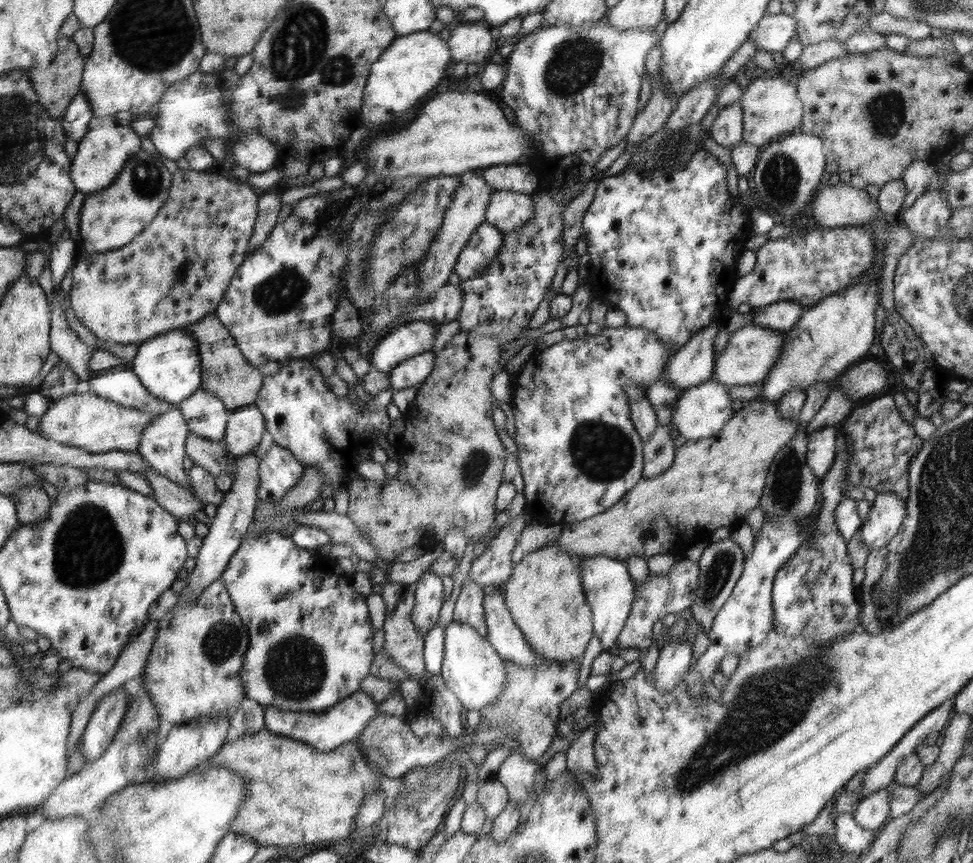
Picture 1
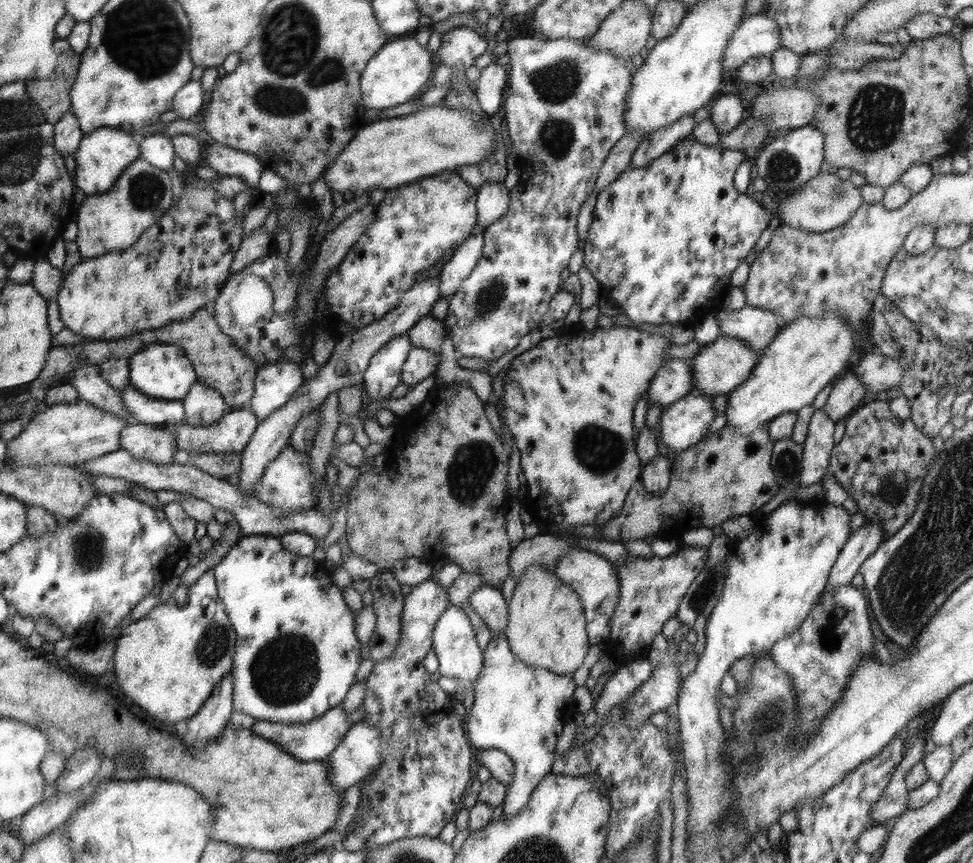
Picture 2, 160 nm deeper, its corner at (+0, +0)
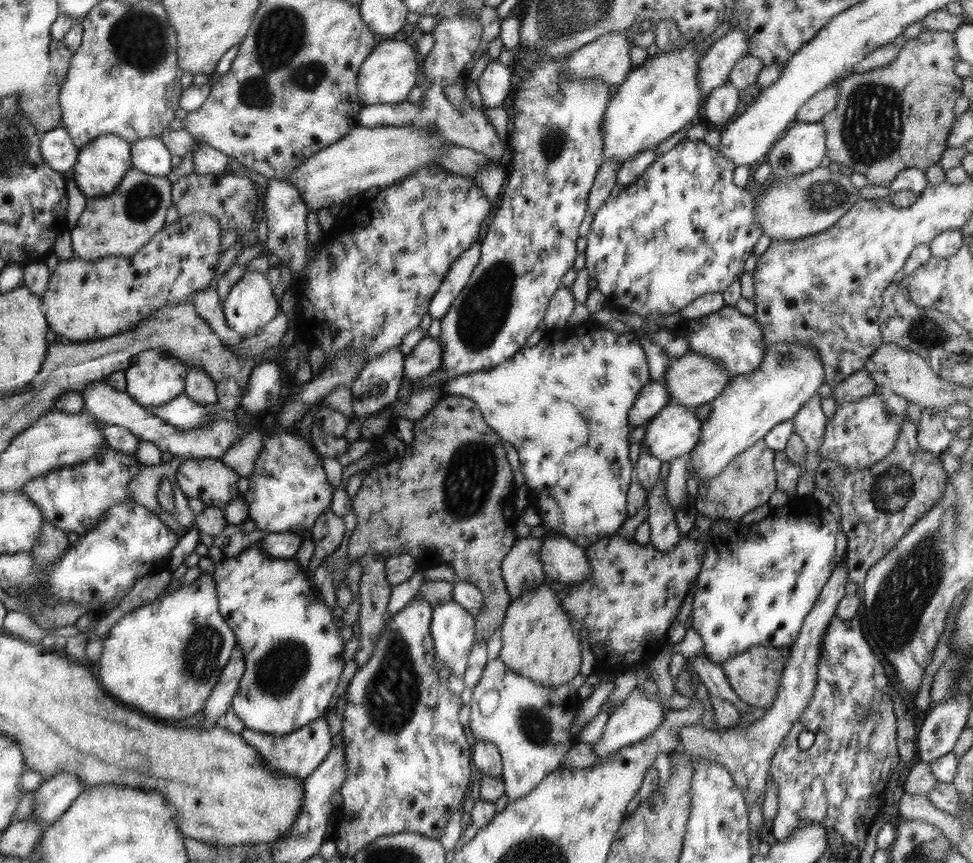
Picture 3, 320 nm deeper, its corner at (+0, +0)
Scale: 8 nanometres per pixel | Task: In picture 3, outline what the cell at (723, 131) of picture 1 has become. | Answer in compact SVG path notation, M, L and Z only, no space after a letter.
M728 82L705 96L701 113L710 126L731 122L740 104L738 93L739 91Z

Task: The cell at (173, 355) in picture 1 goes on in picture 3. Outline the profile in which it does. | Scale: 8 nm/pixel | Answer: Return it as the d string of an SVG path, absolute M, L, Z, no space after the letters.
M159 349L140 352L131 361L131 366L124 371L126 381L126 394L132 397L144 408L160 406L182 395L185 389L185 376L187 365L176 357L168 355Z

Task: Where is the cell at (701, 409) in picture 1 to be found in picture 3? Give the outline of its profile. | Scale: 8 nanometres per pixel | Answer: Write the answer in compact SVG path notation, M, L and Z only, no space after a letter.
M668 404L647 422L642 448L661 462L670 463L695 448L702 427L703 422L697 418L694 409Z

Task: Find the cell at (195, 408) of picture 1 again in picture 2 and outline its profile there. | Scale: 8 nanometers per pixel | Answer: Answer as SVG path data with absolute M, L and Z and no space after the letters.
M198 380L183 398L187 419L190 426L212 426L230 410L223 396L206 383Z

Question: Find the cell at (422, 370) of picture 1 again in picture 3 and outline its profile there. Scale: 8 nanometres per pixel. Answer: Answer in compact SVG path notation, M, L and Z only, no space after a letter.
M426 336L418 342L405 358L405 372L408 380L426 379L443 364L443 347L438 339Z

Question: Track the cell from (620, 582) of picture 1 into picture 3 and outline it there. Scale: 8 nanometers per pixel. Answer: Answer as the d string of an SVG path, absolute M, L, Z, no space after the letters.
M549 533L543 537L540 549L548 580L575 585L591 578L591 560L584 546L563 535Z

